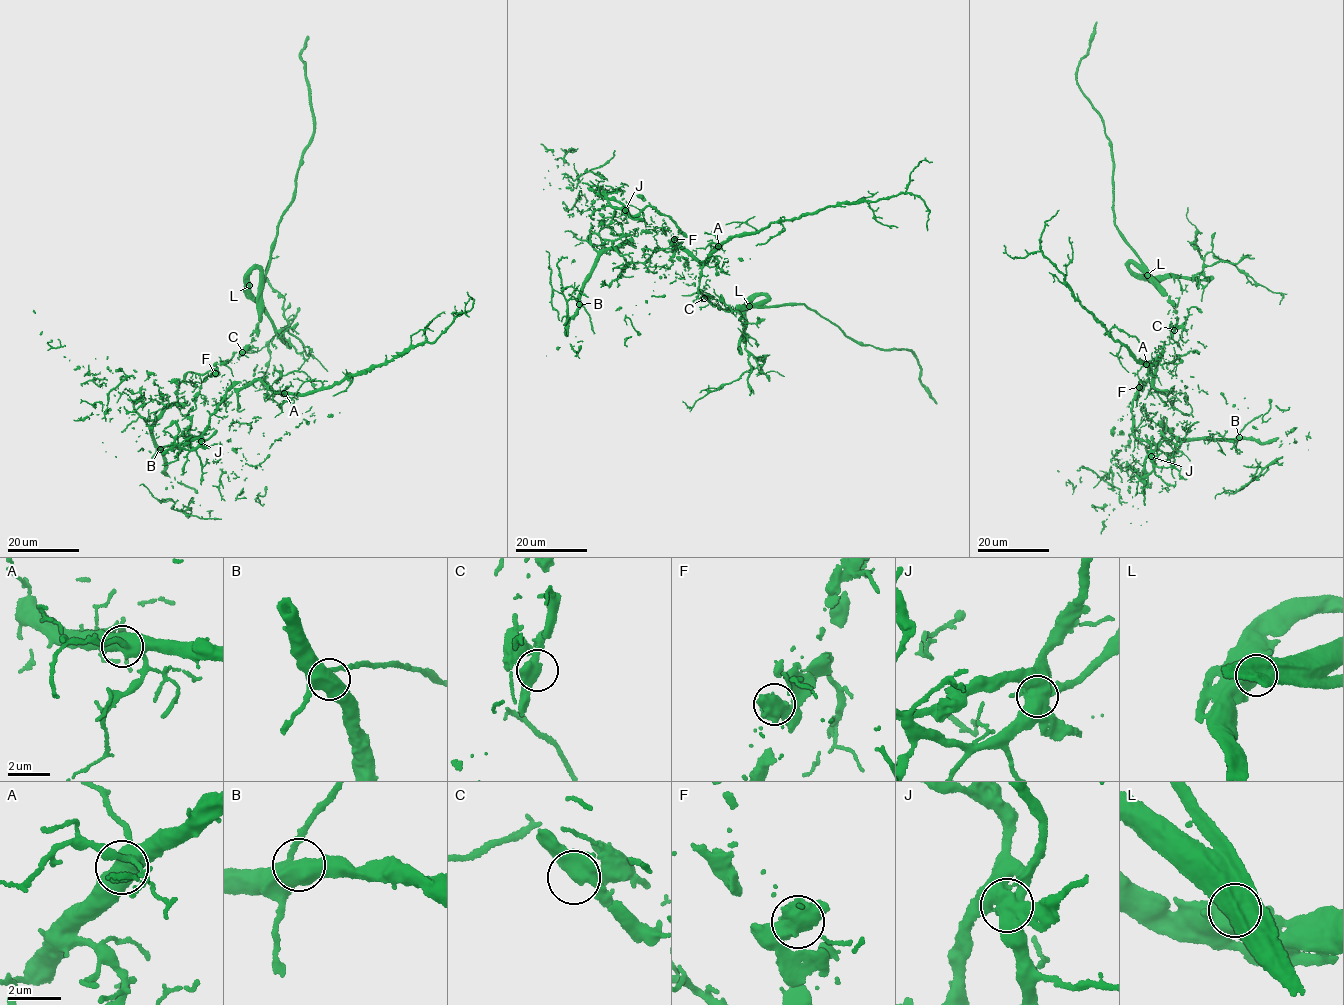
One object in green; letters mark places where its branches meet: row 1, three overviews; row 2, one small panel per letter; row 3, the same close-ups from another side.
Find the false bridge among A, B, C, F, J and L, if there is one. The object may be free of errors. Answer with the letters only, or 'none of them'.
J

